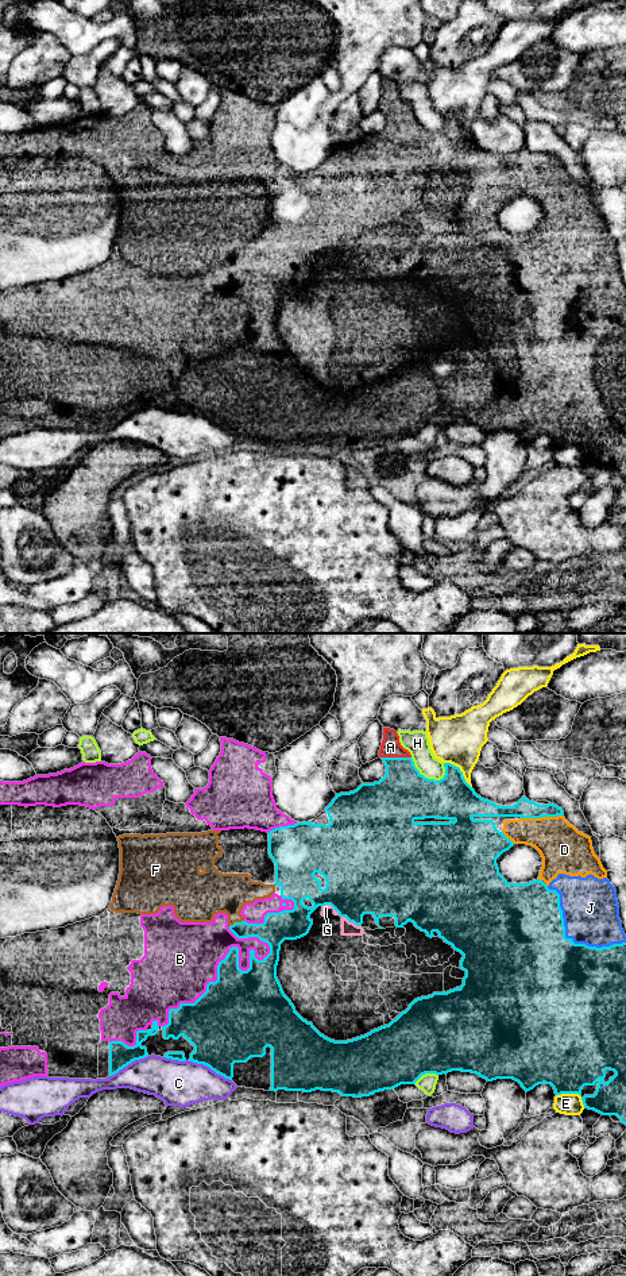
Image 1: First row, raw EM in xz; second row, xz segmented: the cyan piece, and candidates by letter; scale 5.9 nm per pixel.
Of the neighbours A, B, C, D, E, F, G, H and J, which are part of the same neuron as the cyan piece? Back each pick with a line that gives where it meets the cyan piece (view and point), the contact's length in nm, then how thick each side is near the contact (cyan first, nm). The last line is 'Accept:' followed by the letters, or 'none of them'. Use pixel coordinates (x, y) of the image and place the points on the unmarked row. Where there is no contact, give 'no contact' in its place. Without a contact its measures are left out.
A: meets cyan in xz at (395, 110); contact 180 nm long; 320 nm thick on the cyan side, 120 nm on the other
B: meets cyan in xz at (225, 309); contact 800 nm long; 320 nm thick on the cyan side, 420 nm on the other
D: meets cyan in xz at (541, 168); contact 260 nm long; 110 nm thick on the cyan side, 280 nm on the other
F: meets cyan in xz at (236, 274); contact 100 nm long; 180 nm thick on the cyan side, 260 nm on the other
J: meets cyan in xz at (568, 290); contact 600 nm long; 500 nm thick on the cyan side, 340 nm on the other
Accept: A, B, D, F, J

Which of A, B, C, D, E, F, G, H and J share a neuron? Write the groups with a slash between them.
A B D F J / C / E / G / H

